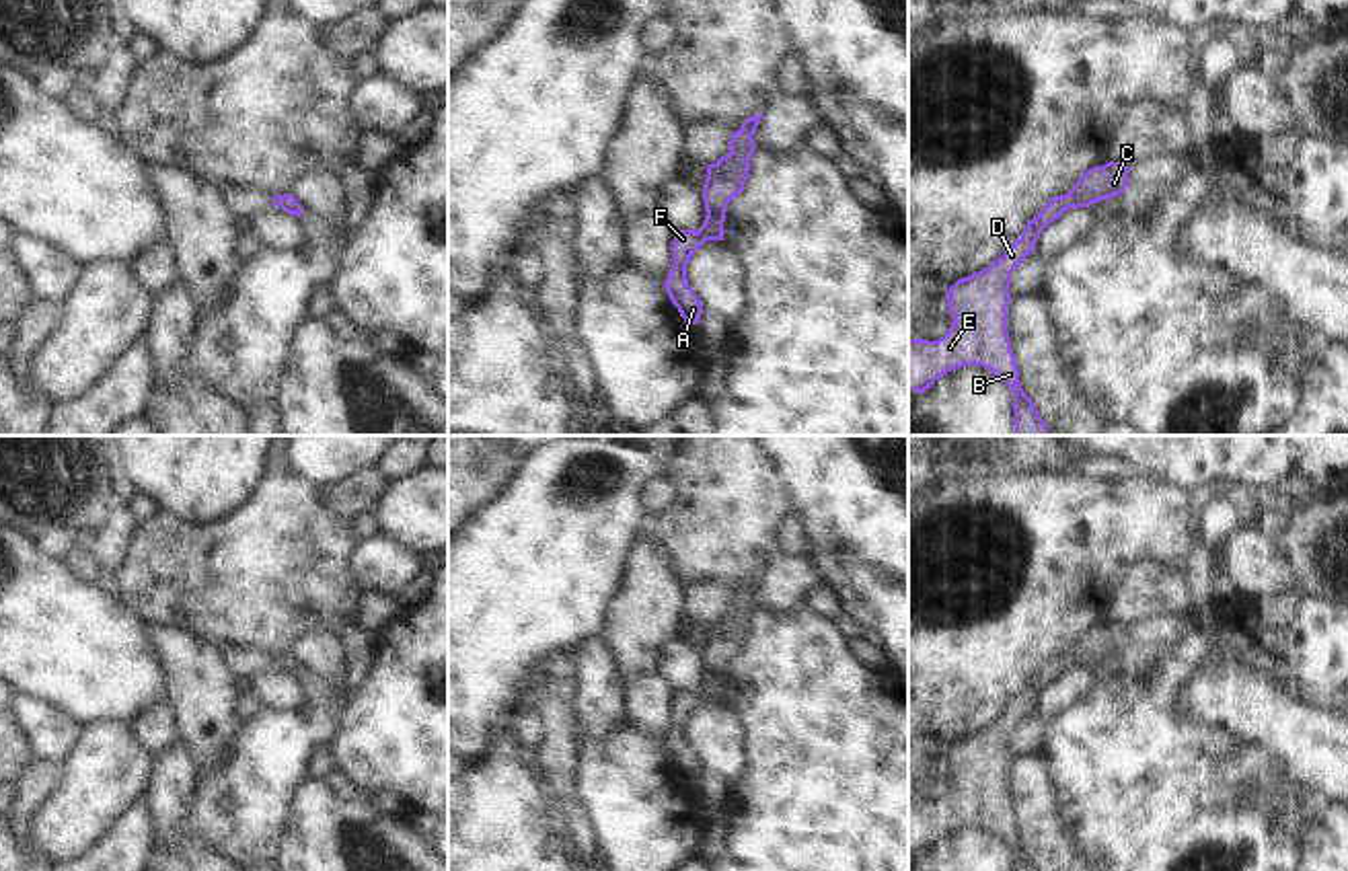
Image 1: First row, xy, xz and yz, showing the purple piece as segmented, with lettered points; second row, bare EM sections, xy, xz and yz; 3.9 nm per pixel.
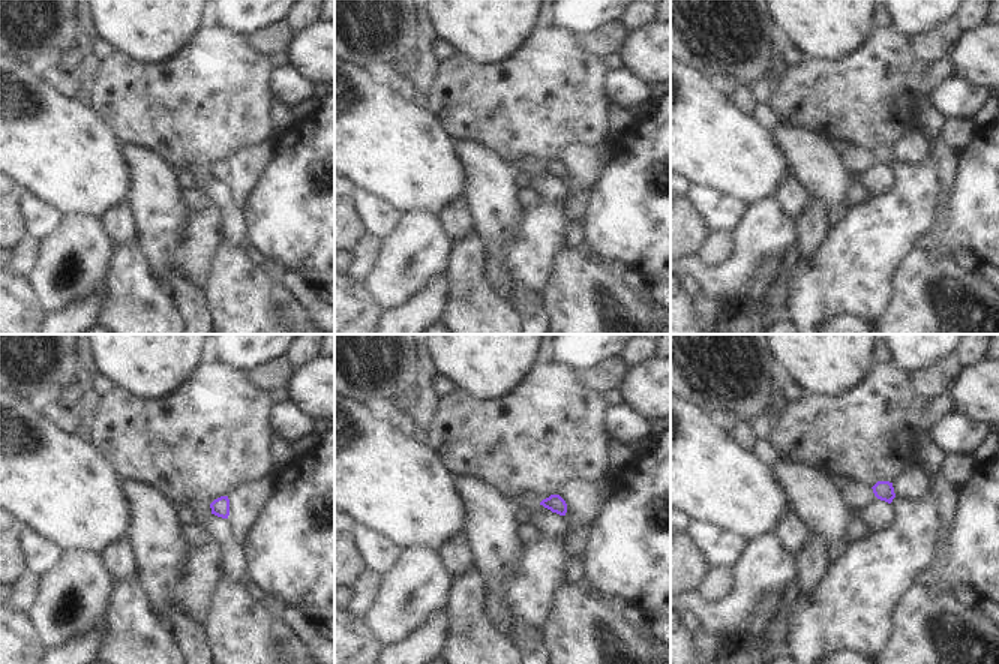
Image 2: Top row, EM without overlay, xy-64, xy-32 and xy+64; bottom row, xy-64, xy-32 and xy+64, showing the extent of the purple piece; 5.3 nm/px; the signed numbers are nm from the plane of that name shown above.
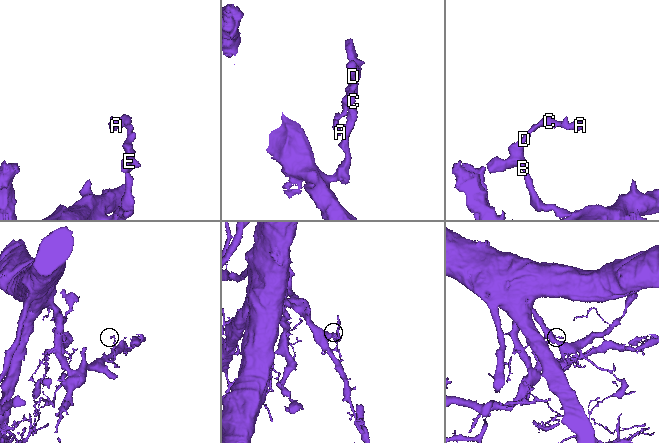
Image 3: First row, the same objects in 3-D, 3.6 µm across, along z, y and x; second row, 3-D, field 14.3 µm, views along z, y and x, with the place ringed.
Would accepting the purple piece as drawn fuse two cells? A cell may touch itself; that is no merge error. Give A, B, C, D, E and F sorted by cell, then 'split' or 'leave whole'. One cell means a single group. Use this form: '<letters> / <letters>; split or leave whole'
A B C D E F; leave whole

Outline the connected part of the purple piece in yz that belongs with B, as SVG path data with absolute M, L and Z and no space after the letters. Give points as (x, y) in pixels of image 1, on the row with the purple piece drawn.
M1114 160L1089 168L1066 195L1054 195L995 263L958 279L945 294L953 318L947 333L937 341L908 339L908 390L921 394L956 368L982 366L1011 388L1015 436L1048 436L1040 411L1021 388L1011 351L1007 333L1011 273L1036 251L1042 230L1069 207L1089 207L1124 193L1128 171Z

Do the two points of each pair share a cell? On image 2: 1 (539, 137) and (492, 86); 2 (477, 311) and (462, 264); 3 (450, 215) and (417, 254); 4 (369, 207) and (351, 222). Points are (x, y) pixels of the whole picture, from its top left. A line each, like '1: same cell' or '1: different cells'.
1: same cell
2: same cell
3: different cells
4: different cells

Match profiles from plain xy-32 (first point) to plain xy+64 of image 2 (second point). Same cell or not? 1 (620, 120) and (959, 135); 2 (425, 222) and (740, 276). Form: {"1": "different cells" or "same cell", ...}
{"1": "same cell", "2": "same cell"}

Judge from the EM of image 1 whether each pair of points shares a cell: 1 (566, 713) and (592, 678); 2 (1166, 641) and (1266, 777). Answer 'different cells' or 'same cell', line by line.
1: different cells
2: different cells

